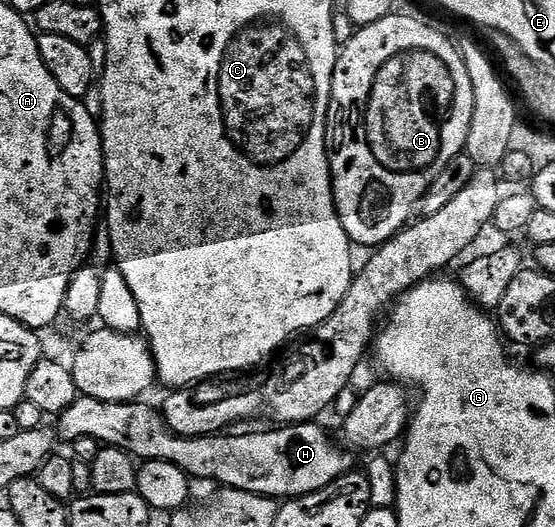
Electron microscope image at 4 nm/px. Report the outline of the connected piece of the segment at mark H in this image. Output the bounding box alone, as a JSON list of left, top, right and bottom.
[57,397,352,500]

